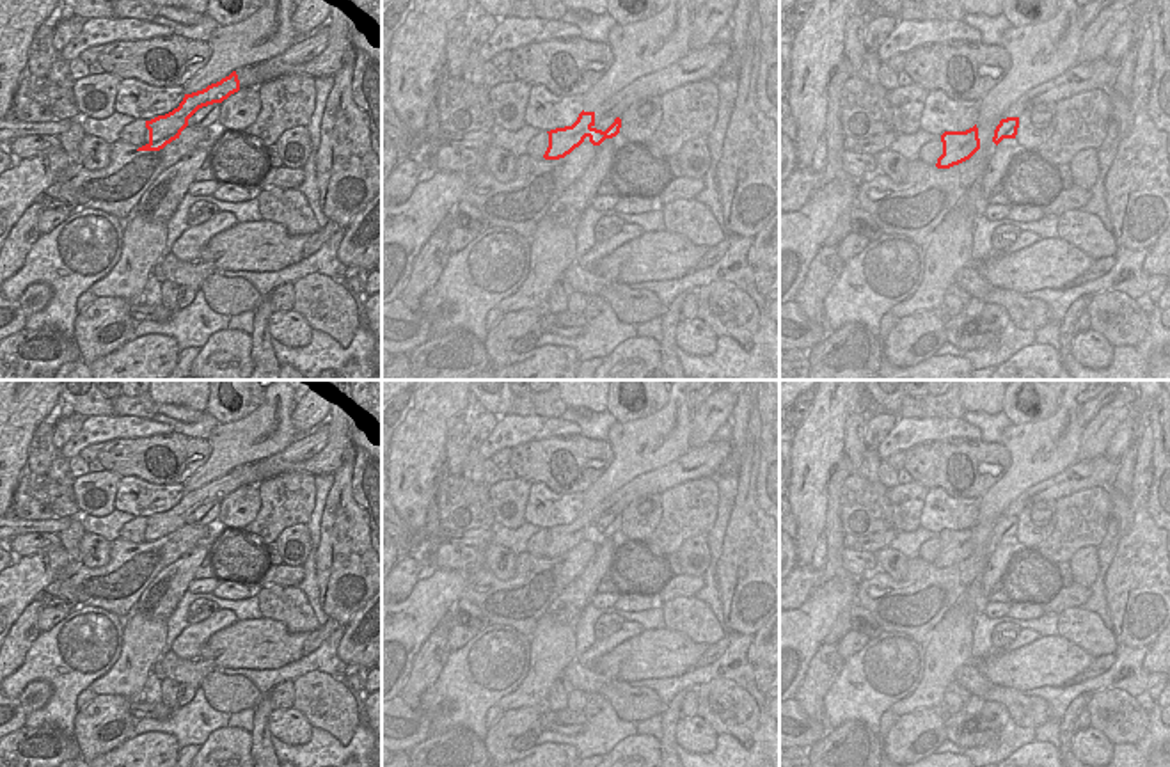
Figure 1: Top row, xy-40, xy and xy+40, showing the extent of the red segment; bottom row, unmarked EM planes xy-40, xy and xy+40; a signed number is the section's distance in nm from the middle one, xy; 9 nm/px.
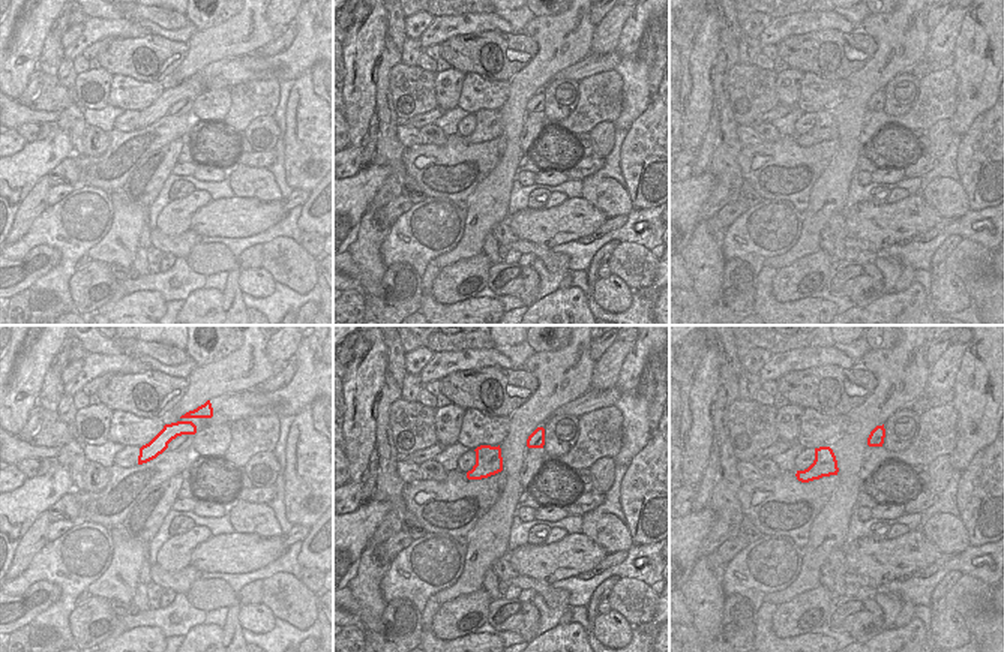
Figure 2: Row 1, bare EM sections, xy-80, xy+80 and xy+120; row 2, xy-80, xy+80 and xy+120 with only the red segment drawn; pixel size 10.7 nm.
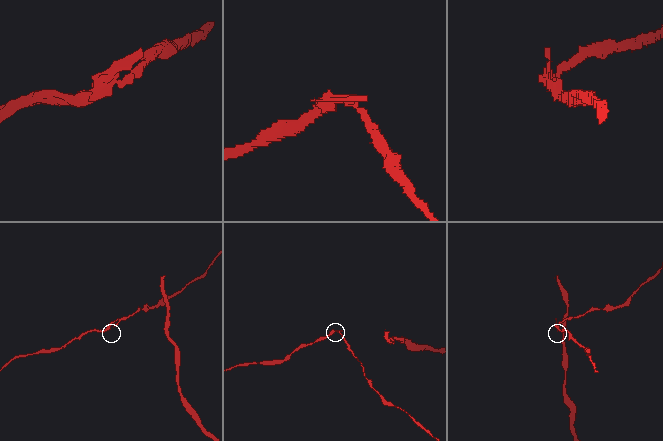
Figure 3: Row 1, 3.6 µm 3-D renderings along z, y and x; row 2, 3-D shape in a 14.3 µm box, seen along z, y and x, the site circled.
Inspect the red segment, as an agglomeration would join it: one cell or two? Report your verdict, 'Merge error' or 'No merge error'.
Merge error.

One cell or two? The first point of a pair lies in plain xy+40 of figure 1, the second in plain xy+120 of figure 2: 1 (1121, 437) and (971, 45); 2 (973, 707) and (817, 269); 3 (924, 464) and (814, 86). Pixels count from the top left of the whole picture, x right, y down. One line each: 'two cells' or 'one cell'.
1: one cell
2: two cells
3: two cells

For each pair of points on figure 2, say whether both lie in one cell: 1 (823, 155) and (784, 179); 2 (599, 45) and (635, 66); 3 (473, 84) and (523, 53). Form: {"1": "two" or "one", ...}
{"1": "one", "2": "two", "3": "two"}

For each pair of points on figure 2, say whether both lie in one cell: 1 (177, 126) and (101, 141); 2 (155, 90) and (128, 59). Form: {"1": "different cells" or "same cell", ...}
{"1": "different cells", "2": "different cells"}

